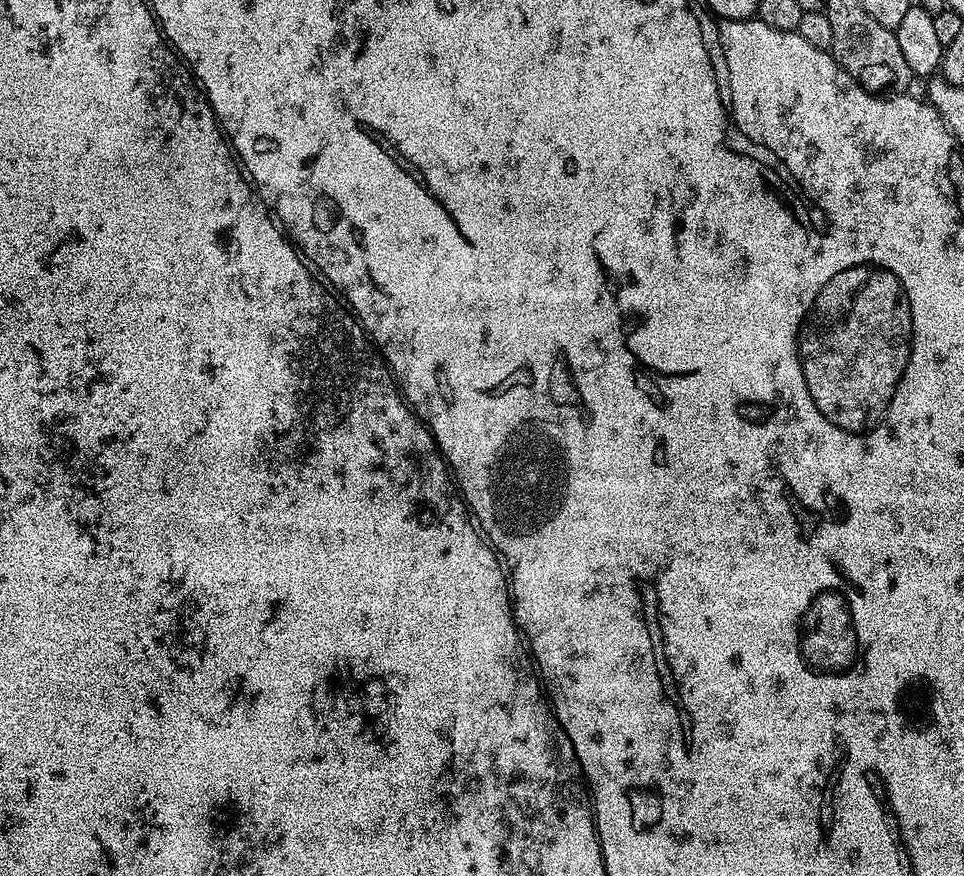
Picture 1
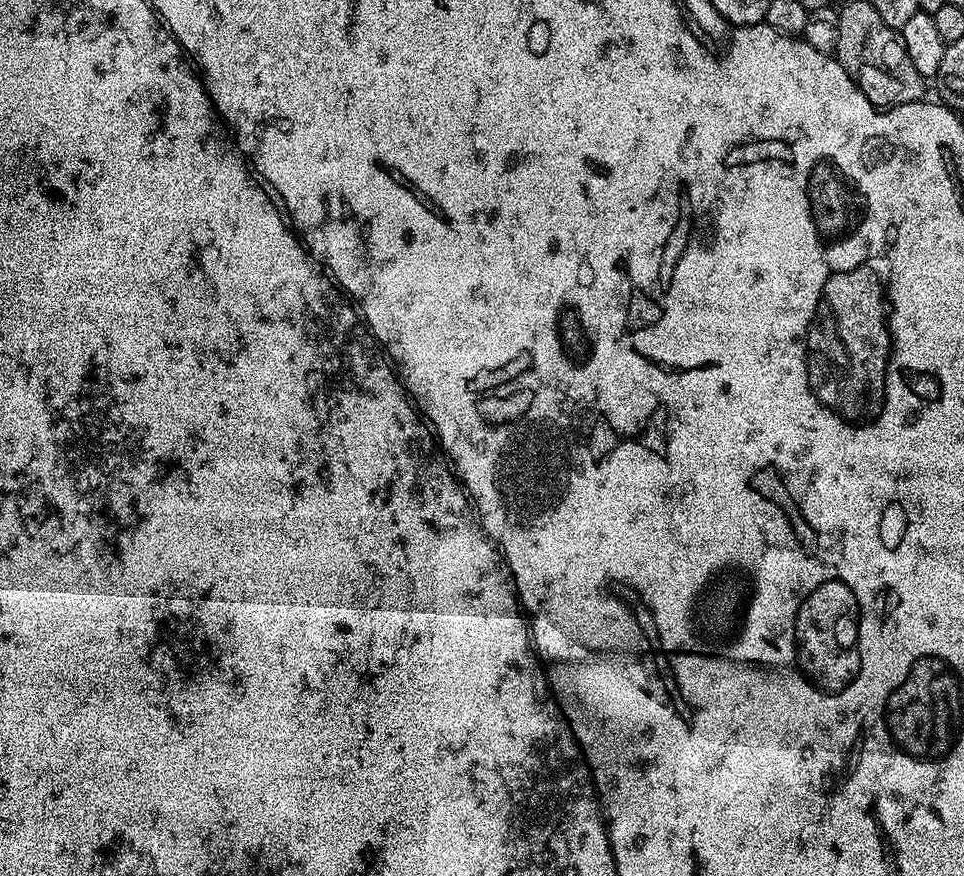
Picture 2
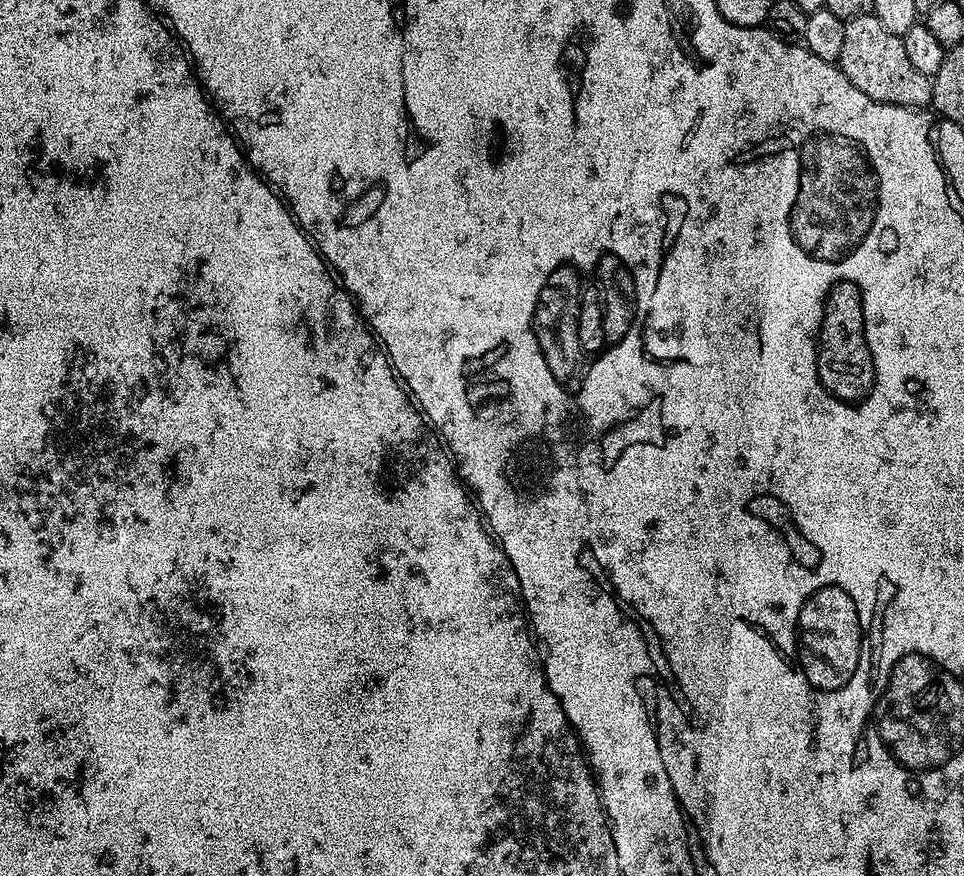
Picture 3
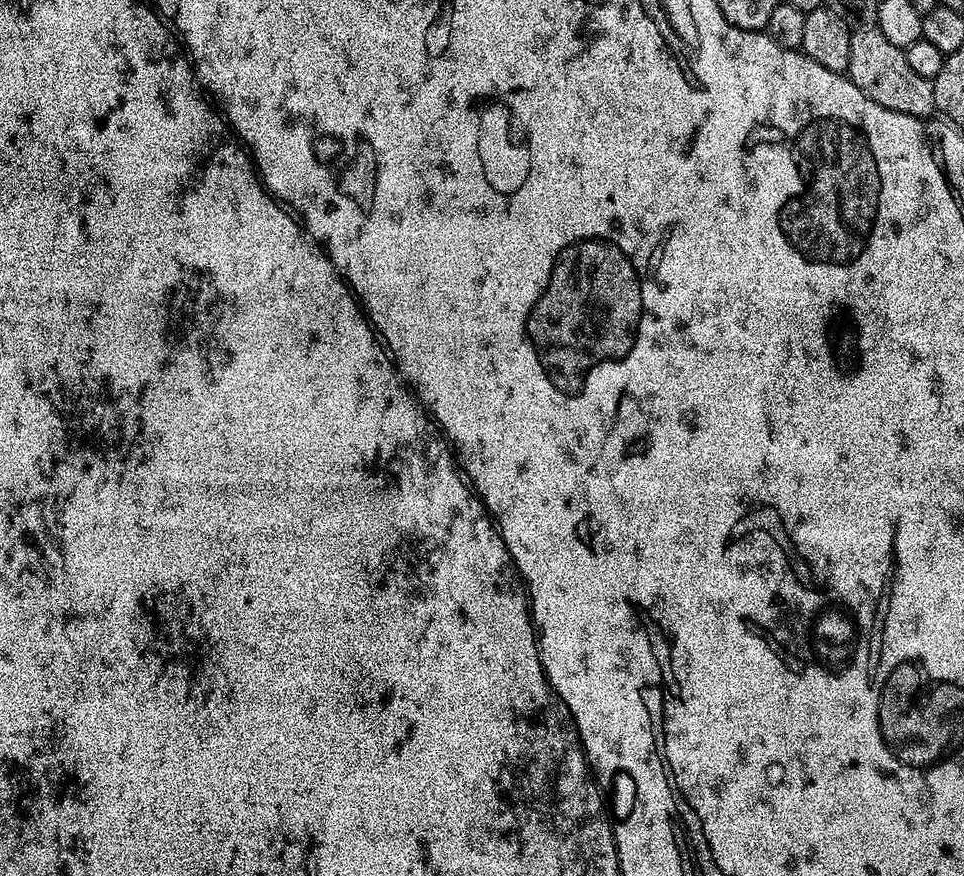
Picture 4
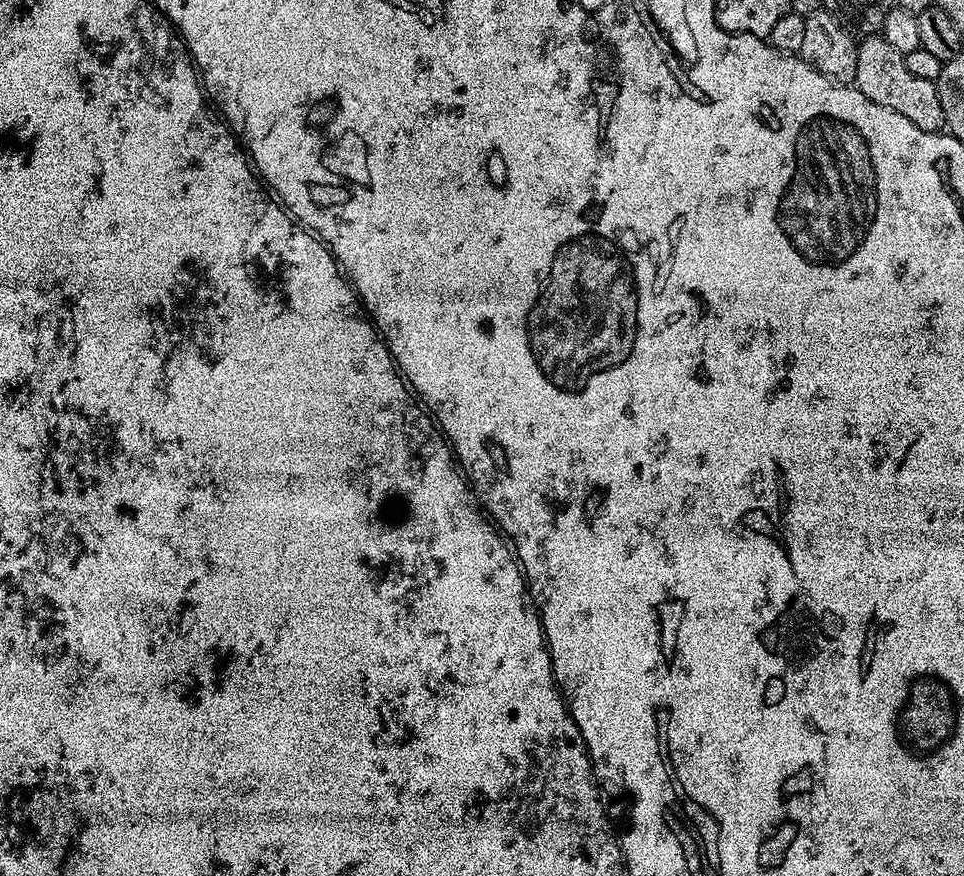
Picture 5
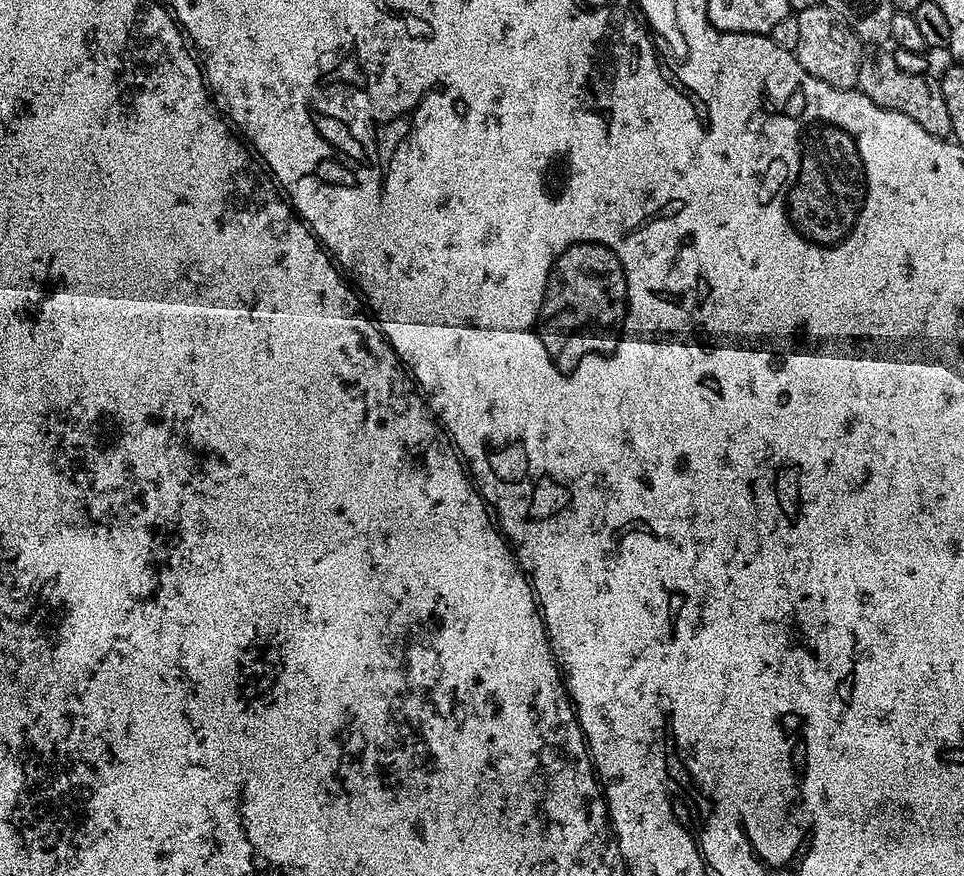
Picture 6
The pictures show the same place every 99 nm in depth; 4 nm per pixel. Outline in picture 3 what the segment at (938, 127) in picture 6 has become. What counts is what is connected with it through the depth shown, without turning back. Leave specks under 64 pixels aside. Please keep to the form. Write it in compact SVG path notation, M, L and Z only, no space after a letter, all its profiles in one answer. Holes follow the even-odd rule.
M875 14L856 16L852 20L844 21L844 26L845 34L838 67L846 74L846 78L850 82L854 82L854 86L858 86L858 90L862 90L862 94L866 94L872 100L877 100L879 104L897 104L903 108L924 110L931 105L932 81L930 77L921 74L910 63L910 58L906 55L906 46L901 37L890 34L890 30L886 30L886 26L882 26L882 22L878 22Z

